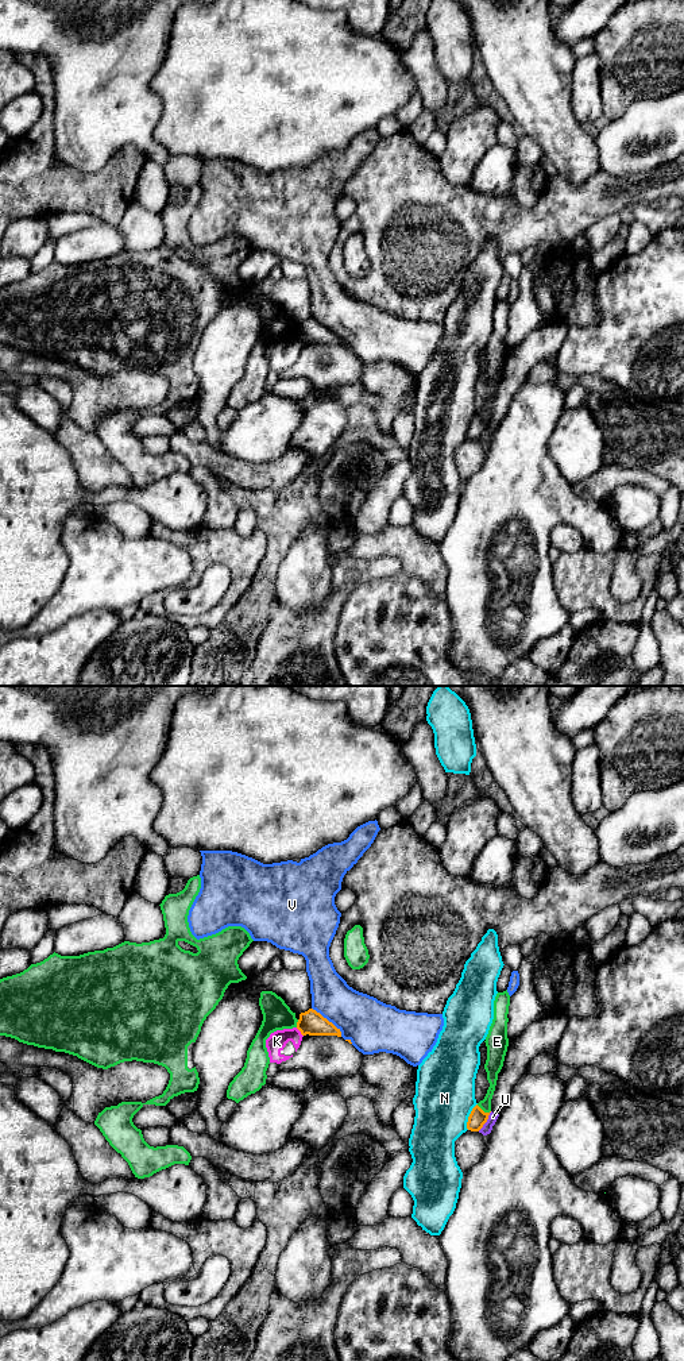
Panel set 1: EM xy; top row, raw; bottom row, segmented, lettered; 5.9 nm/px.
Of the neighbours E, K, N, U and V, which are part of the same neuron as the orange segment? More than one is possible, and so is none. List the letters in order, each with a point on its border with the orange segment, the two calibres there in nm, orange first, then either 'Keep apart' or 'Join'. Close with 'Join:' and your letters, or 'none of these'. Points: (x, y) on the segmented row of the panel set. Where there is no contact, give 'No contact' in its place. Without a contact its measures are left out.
E: Touches orange at xy (482, 1110). Thickness 100 nm (orange) against 80 nm. Keep apart
K: Touches orange at xy (300, 1030). Thickness 150 nm (orange) against 110 nm. Keep apart
N: Touches orange at xy (468, 1117). Thickness 100 nm (orange) against 360 nm. Keep apart
U: Touches orange at xy (486, 1121). Thickness 100 nm (orange) against 60 nm. Keep apart
V: Touches orange at xy (327, 1020). Thickness 150 nm (orange) against 300 nm. Keep apart
Join: none of these

